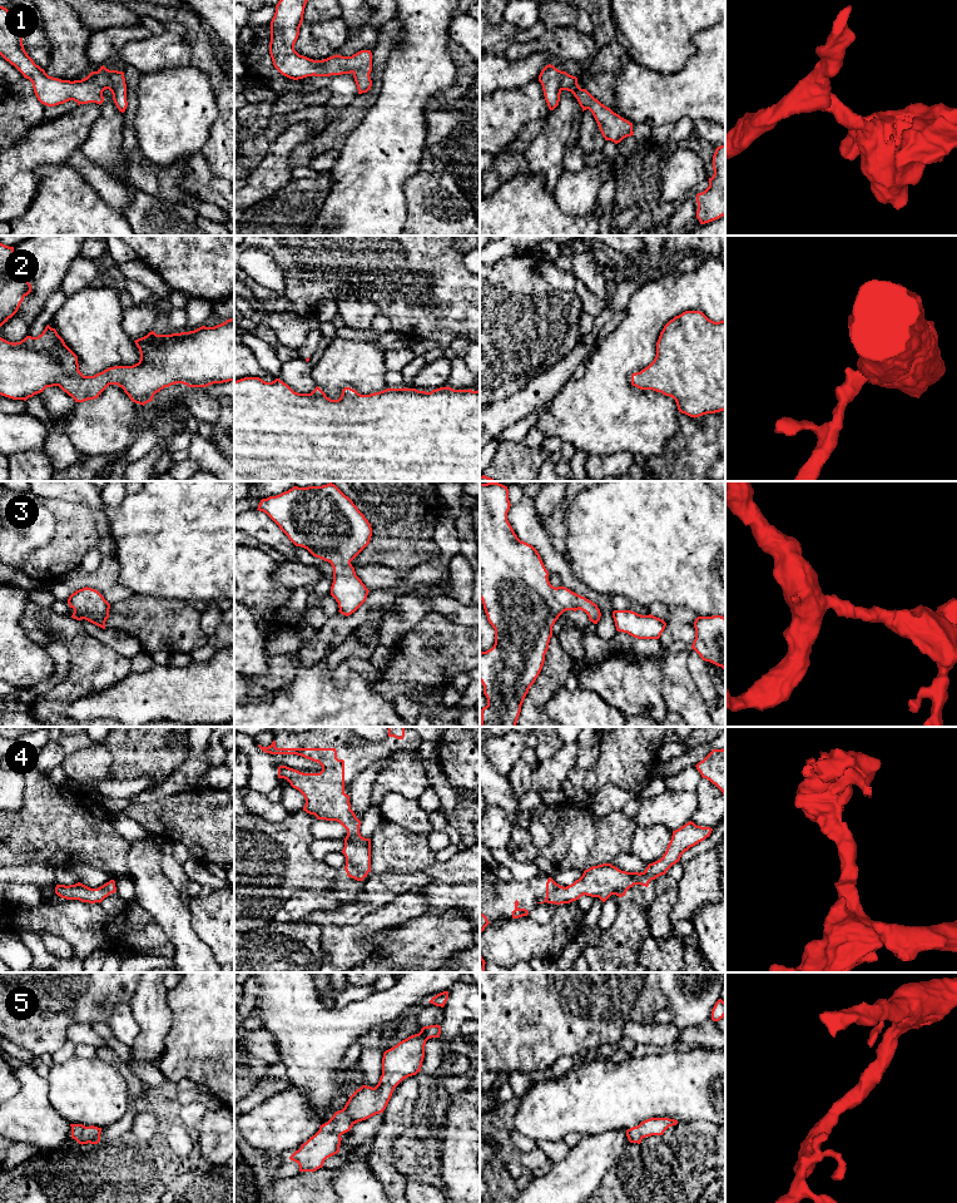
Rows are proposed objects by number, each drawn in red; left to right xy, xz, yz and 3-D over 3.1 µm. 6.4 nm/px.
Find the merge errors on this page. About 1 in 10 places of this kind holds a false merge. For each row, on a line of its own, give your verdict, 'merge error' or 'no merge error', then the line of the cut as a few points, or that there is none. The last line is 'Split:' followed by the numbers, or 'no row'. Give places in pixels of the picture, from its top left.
1: no merge error; cut none
2: no merge error; cut none
3: no merge error; cut none
4: no merge error; cut none
5: no merge error; cut none
Split: no row

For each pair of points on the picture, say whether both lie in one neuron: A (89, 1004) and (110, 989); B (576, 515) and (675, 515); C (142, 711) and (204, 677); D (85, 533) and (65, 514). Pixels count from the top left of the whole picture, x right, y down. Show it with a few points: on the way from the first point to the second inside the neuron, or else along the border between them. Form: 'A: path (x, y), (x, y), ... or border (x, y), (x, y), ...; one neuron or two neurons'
A: path (94, 999), (105, 989); one neuron
B: path (601, 515), (650, 515); one neuron
C: path (157, 696), (162, 693), (189, 692); one neuron
D: path (80, 529), (70, 519); one neuron

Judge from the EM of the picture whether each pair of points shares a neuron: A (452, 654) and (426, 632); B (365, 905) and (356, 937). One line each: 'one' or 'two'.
A: one
B: two

